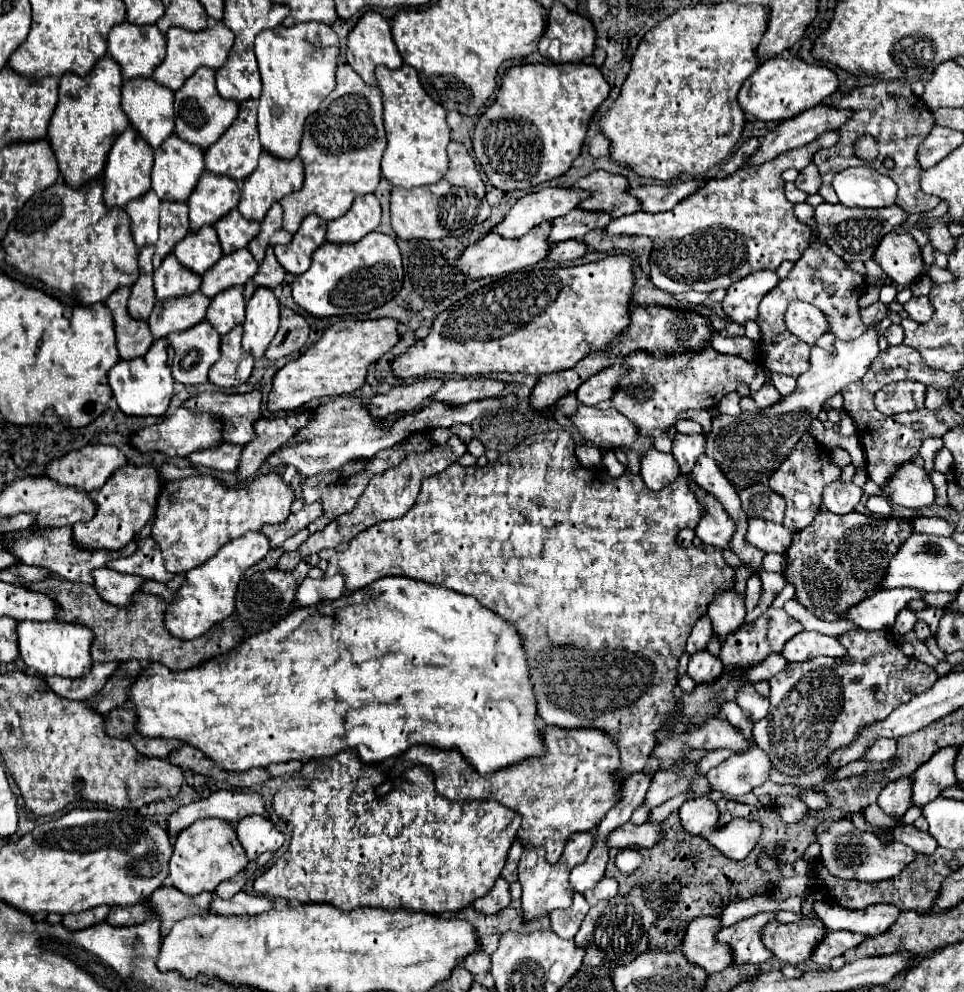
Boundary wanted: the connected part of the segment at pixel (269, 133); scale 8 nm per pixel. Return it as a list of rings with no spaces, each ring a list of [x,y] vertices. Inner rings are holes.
[[[304,22],[292,28],[280,24],[256,36],[256,58],[264,86],[258,100],[258,128],[266,152],[280,160],[292,160],[298,154],[306,118],[334,90],[338,56],[338,34],[332,26],[320,22]]]

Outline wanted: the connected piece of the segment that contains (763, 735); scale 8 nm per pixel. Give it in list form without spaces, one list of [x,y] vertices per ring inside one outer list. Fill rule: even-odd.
[[[862,628],[844,632],[838,638],[848,654],[842,658],[826,658],[818,656],[806,662],[788,664],[780,674],[770,678],[770,710],[766,718],[758,720],[754,724],[754,740],[766,754],[770,754],[770,762],[774,762],[774,768],[788,776],[800,776],[802,772],[812,772],[818,768],[834,750],[842,750],[858,738],[858,730],[864,730],[866,726],[872,726],[874,722],[884,720],[888,714],[892,714],[900,704],[910,702],[914,694],[926,692],[936,680],[938,674],[932,666],[924,664],[918,658],[908,658],[900,652],[898,642],[894,634],[888,630],[880,632],[868,632]]]

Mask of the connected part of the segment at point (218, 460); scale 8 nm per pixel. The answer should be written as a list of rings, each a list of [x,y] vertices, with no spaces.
[[[222,444],[218,448],[212,450],[198,450],[192,452],[188,456],[188,460],[196,466],[208,466],[208,468],[216,468],[222,472],[236,472],[238,462],[240,462],[240,454],[242,454],[242,446],[230,446],[230,444]]]

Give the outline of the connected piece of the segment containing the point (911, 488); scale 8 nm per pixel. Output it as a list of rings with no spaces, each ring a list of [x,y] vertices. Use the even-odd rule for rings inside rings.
[[[908,462],[894,472],[886,496],[898,506],[924,508],[936,502],[936,488],[922,468]]]

